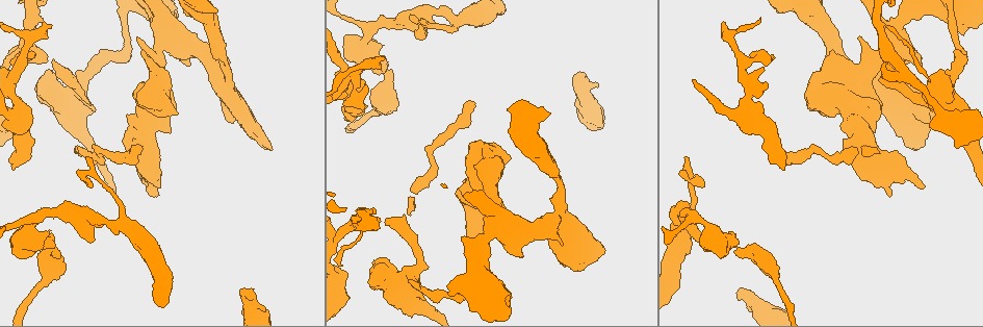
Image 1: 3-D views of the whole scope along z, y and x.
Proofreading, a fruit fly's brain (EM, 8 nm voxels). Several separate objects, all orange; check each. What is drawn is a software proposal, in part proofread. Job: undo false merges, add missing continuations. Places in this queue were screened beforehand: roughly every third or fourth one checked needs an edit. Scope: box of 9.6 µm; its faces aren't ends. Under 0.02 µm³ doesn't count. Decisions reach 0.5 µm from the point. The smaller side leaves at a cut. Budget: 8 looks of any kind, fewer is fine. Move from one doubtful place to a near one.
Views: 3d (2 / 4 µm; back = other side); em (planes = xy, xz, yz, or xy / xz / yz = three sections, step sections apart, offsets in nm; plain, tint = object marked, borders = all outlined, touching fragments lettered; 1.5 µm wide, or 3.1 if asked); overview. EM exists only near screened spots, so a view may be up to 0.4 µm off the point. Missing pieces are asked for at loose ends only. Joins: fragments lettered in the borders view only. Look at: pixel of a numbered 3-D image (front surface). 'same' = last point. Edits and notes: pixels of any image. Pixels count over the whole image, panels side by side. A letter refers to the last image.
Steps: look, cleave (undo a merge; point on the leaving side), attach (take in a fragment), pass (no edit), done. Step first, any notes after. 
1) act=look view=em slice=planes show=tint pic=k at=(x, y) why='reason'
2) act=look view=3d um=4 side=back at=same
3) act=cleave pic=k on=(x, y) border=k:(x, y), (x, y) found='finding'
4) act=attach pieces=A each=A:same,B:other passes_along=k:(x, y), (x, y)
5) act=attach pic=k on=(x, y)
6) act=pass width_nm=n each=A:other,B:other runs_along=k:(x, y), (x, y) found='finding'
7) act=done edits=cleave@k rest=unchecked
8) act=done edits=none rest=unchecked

act=look view=em slice=planes show=borders pic=1 at=(21, 62) why='three arms meet'

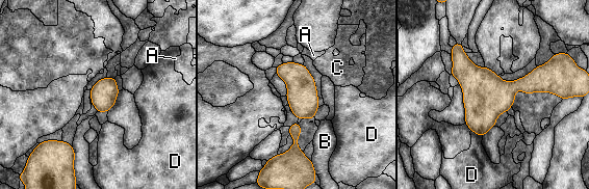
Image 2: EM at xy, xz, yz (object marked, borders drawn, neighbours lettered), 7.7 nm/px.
act=pass longest_contact=D:110nm each=A:other,B:other,C:other,D:other border=2:(470, 130), (482, 136) found='continuous, no second cell'

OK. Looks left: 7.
act=look view=3d um=4 pic=1 at=(685, 157) why='thin end'

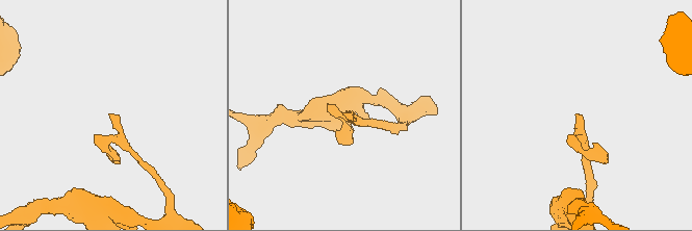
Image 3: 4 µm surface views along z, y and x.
act=look view=em slice=yz step=8 show=borders pic=3 at=(346, 113) why='shape alone is not enough'

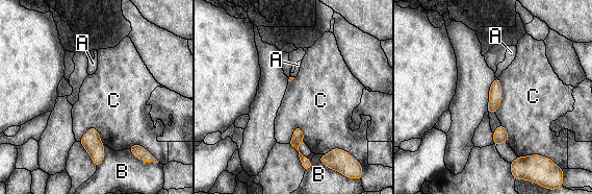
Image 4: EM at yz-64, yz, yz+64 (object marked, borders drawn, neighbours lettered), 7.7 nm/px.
act=look view=em slice=planes show=borders at=same why='another direction'

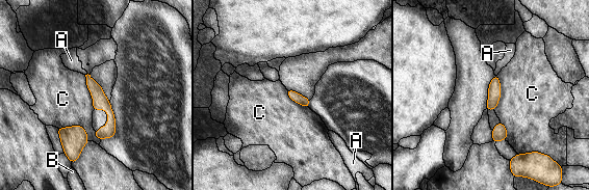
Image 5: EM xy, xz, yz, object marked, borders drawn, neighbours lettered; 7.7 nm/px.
act=pass each=A:other,B:other,C:other runs_along=5:(88, 79), (109, 110), (109, 135) found='no lettered fragment goes on from it'

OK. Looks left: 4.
act=look view=3d um=2 pic=1 at=(471, 101) why='free end'

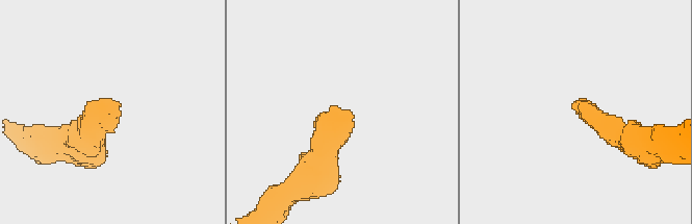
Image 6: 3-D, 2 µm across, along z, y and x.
act=look view=em slice=planes show=plain pic=6 at=(574, 104)

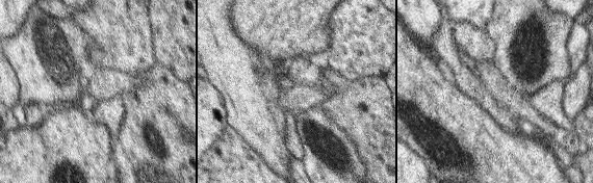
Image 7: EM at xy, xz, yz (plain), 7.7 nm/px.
act=look view=em slice=planes show=borders at=same

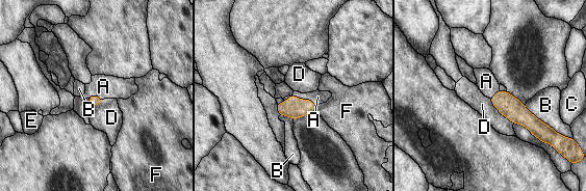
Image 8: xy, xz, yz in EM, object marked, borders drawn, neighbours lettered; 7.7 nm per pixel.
act=attach pieces=A longest_contact=B:340nm each=A:same,B:other,C:other,D:other,E:other,F:other passes_along=8:(292, 107), (304, 100), (317, 97) found='the cell continues'

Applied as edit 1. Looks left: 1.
act=done edits=attach@8 rest=unchecked

